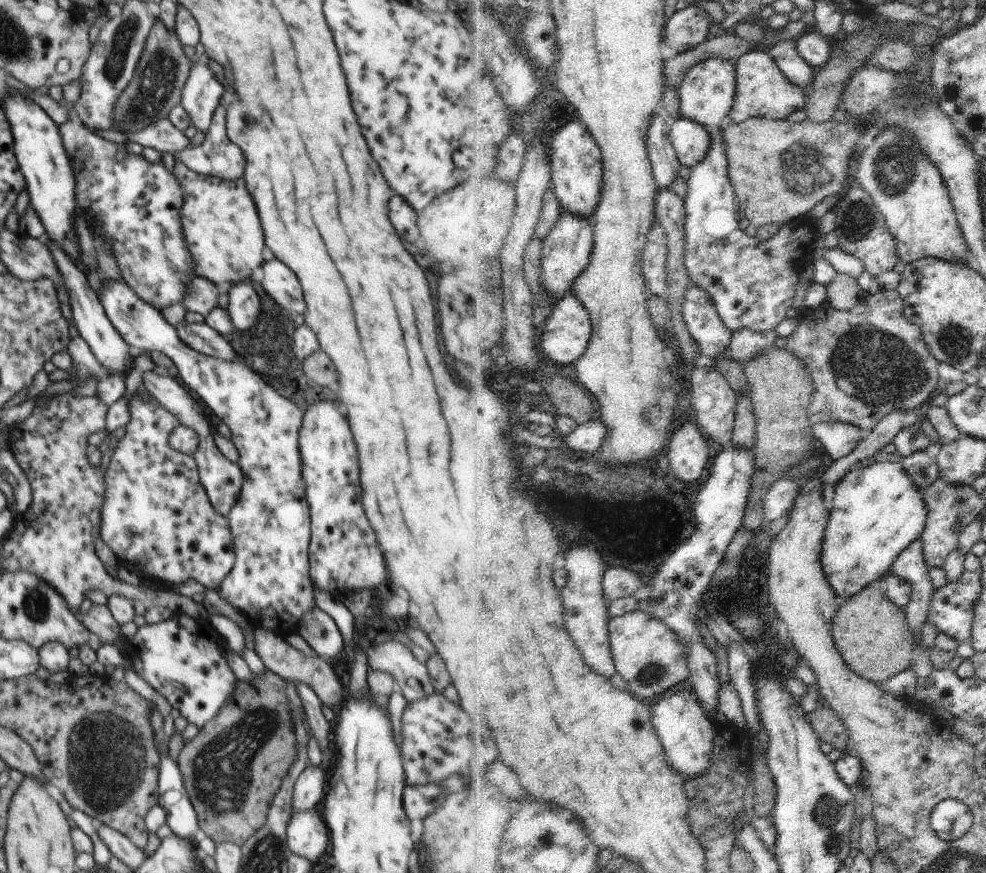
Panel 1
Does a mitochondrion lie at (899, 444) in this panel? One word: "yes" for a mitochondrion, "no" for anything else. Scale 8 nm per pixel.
no

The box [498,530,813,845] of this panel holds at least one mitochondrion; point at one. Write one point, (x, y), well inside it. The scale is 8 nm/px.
(651, 677)

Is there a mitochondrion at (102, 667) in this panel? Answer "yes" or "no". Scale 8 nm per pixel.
no

